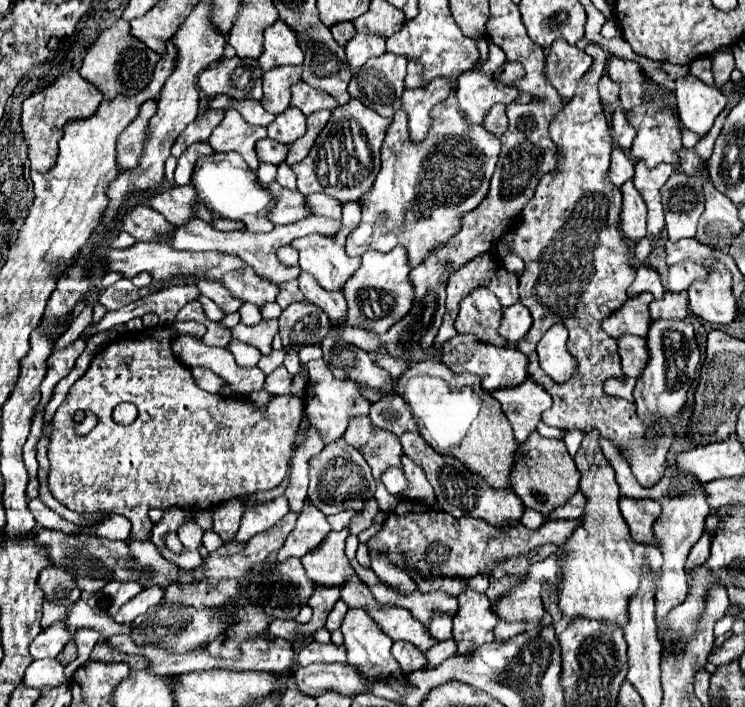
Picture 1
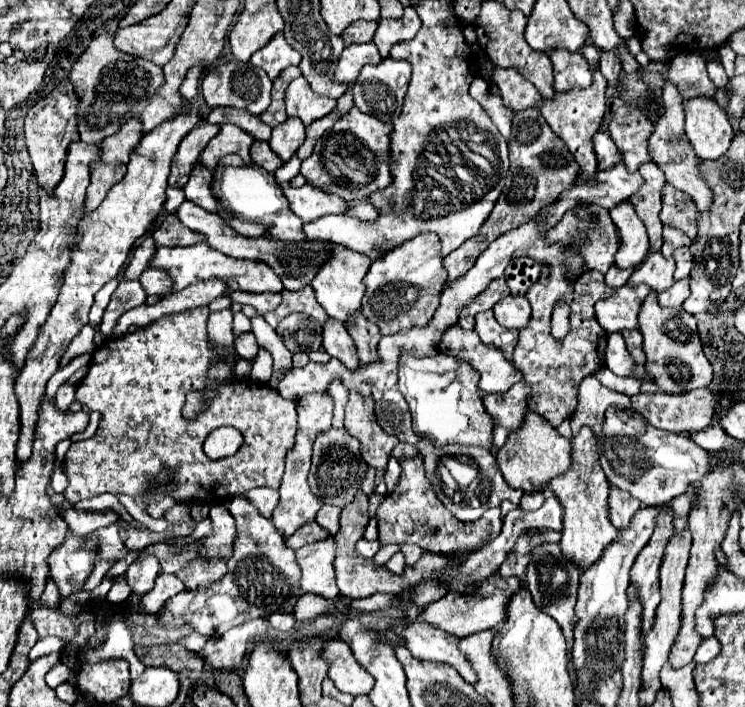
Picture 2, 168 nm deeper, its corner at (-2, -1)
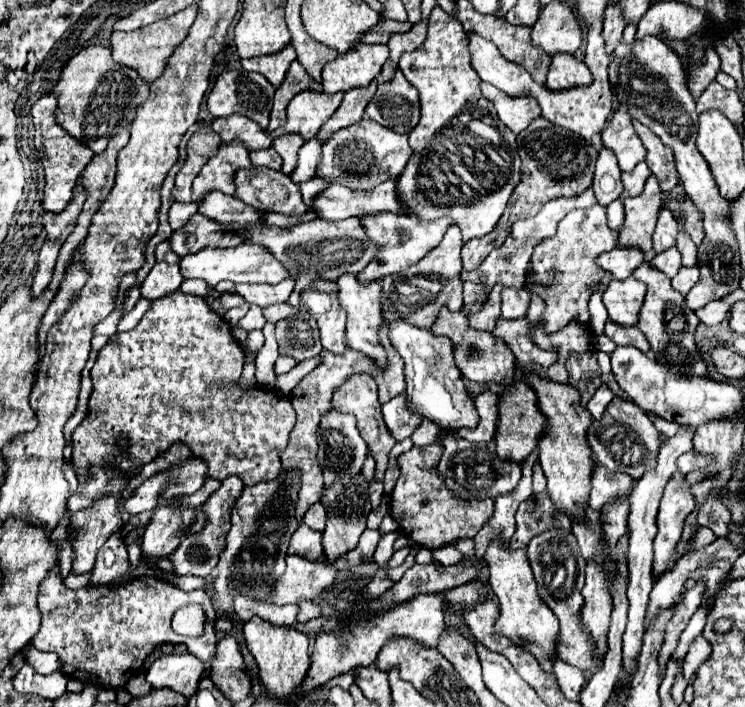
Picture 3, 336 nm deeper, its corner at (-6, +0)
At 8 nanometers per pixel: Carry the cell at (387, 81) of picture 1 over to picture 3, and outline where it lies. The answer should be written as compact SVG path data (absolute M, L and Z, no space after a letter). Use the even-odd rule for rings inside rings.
M396 70L392 80L378 82L376 96L368 102L366 116L394 132L408 134L420 118L416 88L412 88L404 74Z

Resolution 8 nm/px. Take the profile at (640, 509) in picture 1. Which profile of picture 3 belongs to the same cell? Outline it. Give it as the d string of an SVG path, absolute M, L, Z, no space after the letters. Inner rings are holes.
M596 468L592 474L592 490L590 490L590 506L600 510L604 504L612 504L612 500L624 500L628 490L632 490L634 480L620 472L608 472L606 468Z

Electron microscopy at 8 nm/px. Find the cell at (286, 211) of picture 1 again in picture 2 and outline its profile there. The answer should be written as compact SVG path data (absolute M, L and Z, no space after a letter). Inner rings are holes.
M306 183L300 189L288 187L288 189L284 189L284 195L288 197L292 211L304 223L316 221L316 219L320 219L322 215L328 215L328 213L336 213L336 215L346 213L348 207L350 207L350 203L344 201L342 197L332 195L332 193L328 193L320 187L310 185L310 183Z

